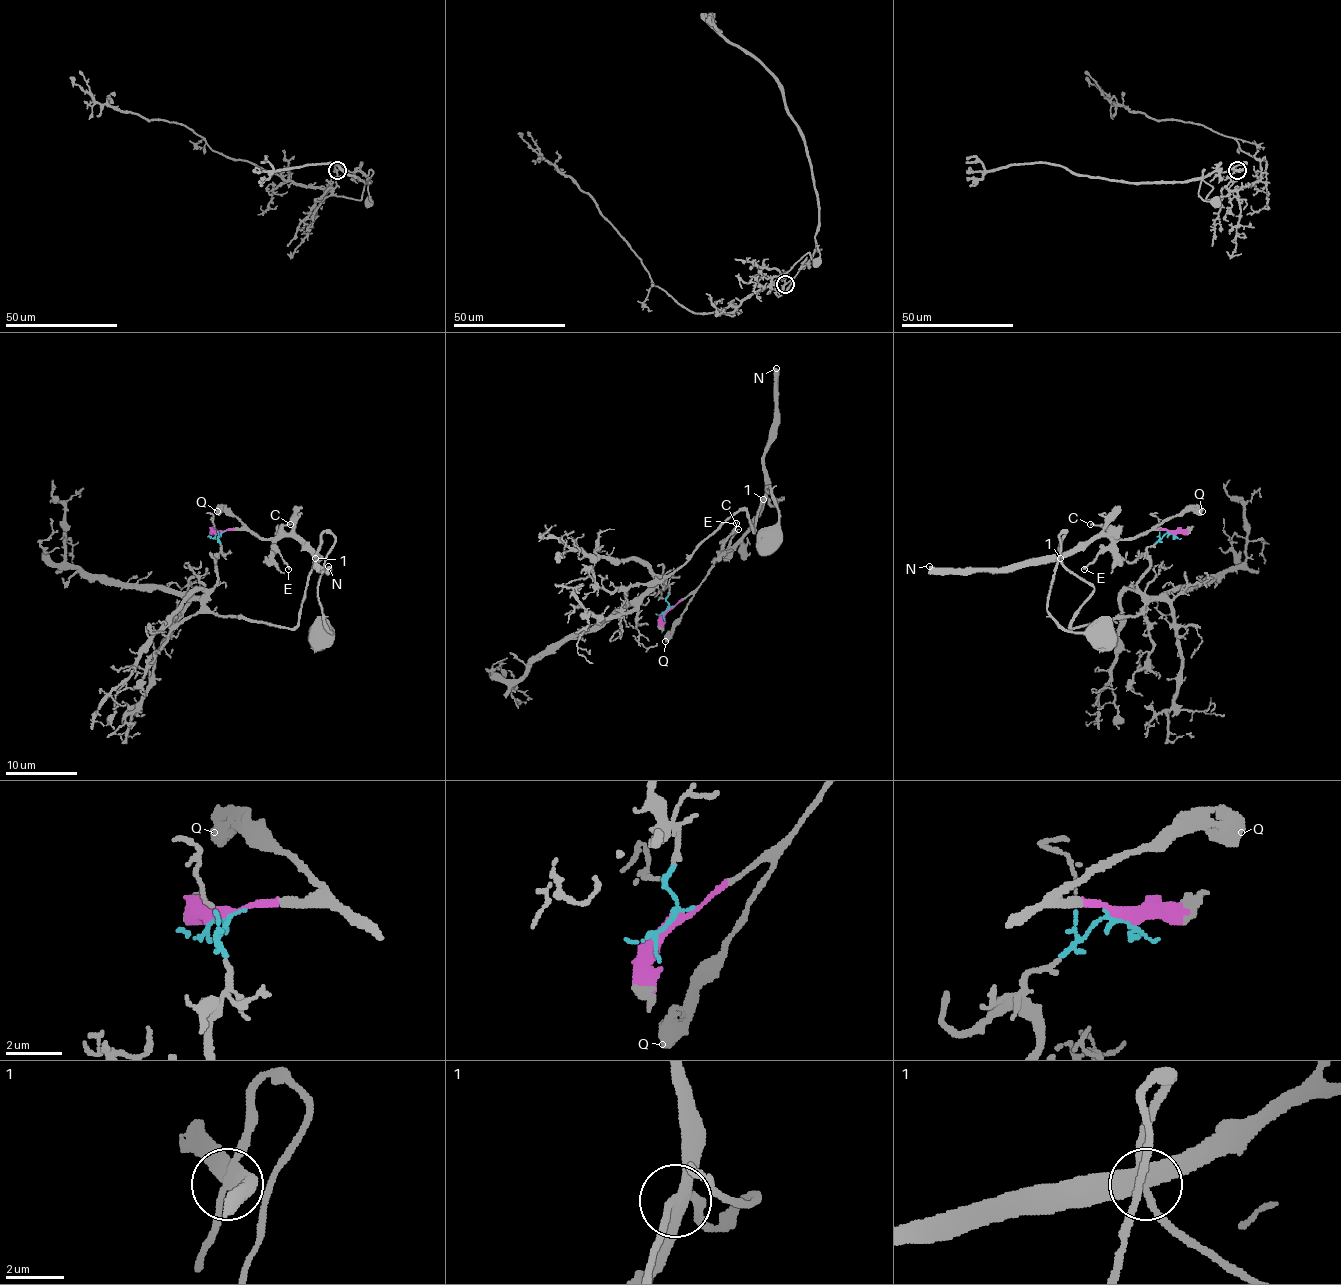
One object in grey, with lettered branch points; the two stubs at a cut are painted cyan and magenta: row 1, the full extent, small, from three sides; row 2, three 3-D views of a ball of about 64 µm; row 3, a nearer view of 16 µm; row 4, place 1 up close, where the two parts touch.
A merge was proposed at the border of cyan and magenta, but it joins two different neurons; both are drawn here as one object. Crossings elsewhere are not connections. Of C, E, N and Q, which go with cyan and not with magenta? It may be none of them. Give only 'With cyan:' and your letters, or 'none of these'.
With cyan: none of these

